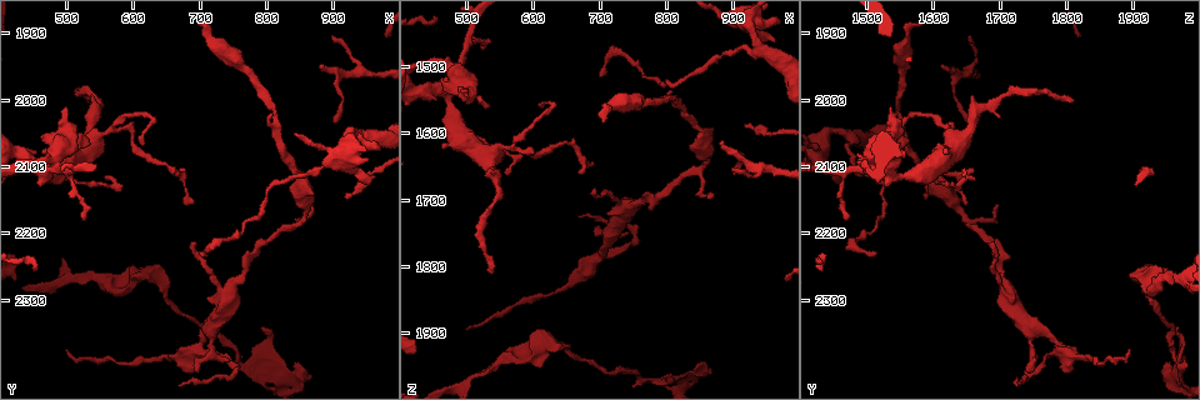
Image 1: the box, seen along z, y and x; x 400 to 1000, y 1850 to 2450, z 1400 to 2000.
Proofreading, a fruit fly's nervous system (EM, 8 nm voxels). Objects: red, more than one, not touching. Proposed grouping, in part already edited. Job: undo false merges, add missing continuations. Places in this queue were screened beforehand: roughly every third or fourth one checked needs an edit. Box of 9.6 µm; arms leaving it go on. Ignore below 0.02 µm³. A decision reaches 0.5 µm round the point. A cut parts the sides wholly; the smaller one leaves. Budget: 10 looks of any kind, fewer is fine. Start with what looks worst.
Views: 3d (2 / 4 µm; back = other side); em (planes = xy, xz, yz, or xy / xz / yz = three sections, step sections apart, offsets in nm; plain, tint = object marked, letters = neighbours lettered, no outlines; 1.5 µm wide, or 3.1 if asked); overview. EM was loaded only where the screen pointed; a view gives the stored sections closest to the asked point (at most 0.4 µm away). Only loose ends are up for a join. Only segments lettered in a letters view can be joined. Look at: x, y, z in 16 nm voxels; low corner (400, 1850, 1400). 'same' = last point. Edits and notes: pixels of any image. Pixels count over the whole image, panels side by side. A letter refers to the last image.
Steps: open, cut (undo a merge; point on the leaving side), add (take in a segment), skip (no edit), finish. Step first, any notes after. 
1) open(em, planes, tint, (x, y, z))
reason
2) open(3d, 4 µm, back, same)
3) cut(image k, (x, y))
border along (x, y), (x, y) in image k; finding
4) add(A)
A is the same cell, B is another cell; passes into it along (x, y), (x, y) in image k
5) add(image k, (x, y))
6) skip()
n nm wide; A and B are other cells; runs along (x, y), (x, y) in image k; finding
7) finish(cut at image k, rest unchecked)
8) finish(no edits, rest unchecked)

open(em, planes, letters, (500, 2375, 1895))
tapers out

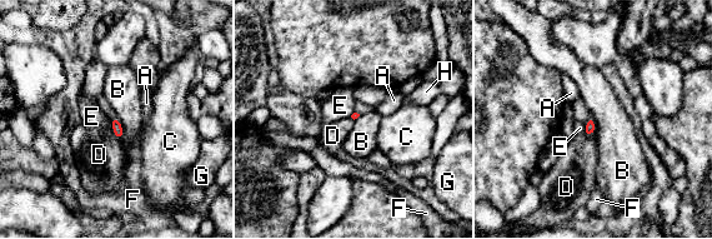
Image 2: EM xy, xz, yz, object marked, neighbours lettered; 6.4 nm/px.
skip()
A, B, C, D, E, F, G and H are other cells; border along (115, 115), (121, 127), (121, 140) in image 2; no lettered segment goes on from it

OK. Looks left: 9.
open(3d, 2 µm, (845, 2105, 1590))
sudden change in width

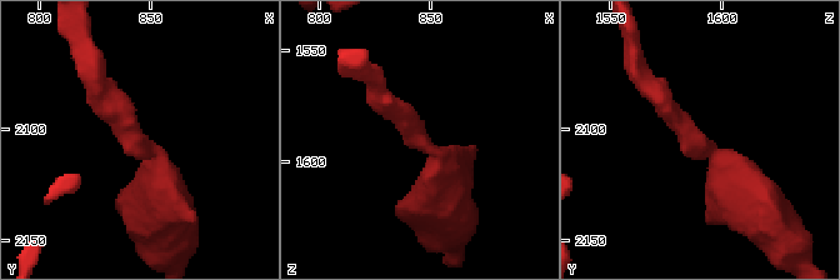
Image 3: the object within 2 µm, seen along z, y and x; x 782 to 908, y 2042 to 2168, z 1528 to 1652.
open(em, planes, letters, (842, 2106, 1587))

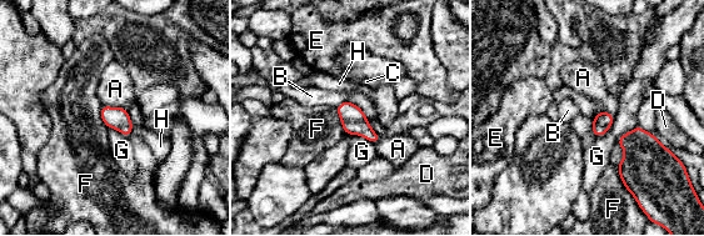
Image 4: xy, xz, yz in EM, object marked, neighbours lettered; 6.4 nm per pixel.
skip()
F touches over 200 nm; A, B, C, D, E, F, G and H are other cells; all the same neuron

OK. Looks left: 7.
open(3d, 2 µm, (885, 1945, 1610))
branch stops here

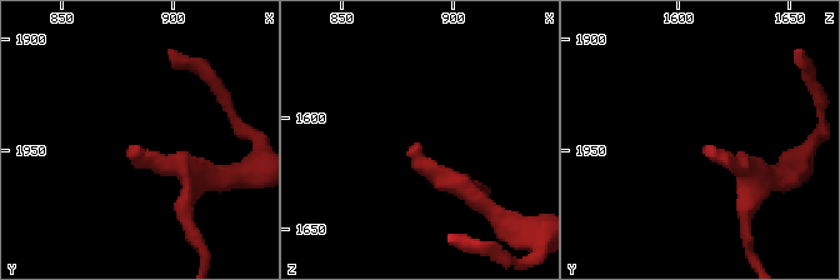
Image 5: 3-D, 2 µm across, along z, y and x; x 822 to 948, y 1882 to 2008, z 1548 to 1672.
open(em, planes, letters, (885, 1951, 1612))
need the tissue

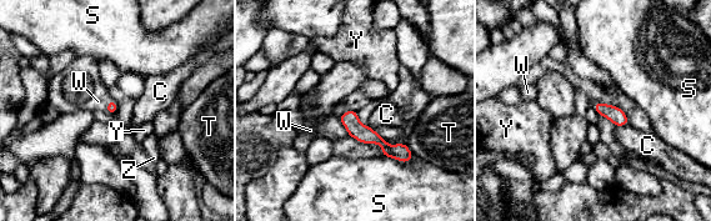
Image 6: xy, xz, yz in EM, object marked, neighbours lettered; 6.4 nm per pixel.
add(W)
W is the same cell, C, S, T, Y and Z are other cells; passes into it along (111, 108), (108, 105), (98, 101) in image 6; it goes on there

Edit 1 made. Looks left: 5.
open(em, planes, tint, (695, 2375, 1785))
abrupt turn

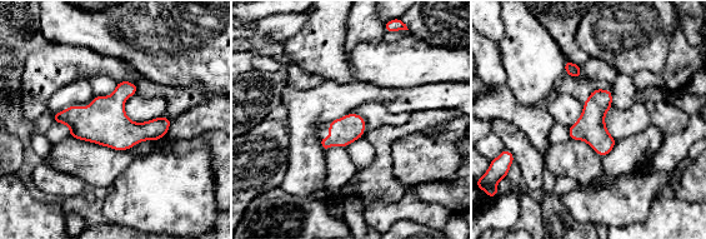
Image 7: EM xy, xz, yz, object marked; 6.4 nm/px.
open(em, planes, letters, same)

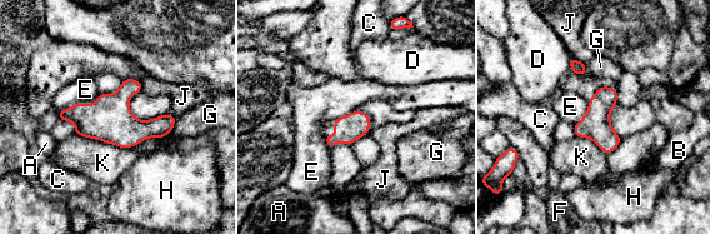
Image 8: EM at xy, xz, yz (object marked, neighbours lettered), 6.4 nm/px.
skip()
170 nm wide; A, B, C, D, E, F, G, H, J and K are other cells; border along (589, 101), (586, 113), (574, 125) in image 8; one neuron here

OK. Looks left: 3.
finish(add at image 6, rest unchecked)

